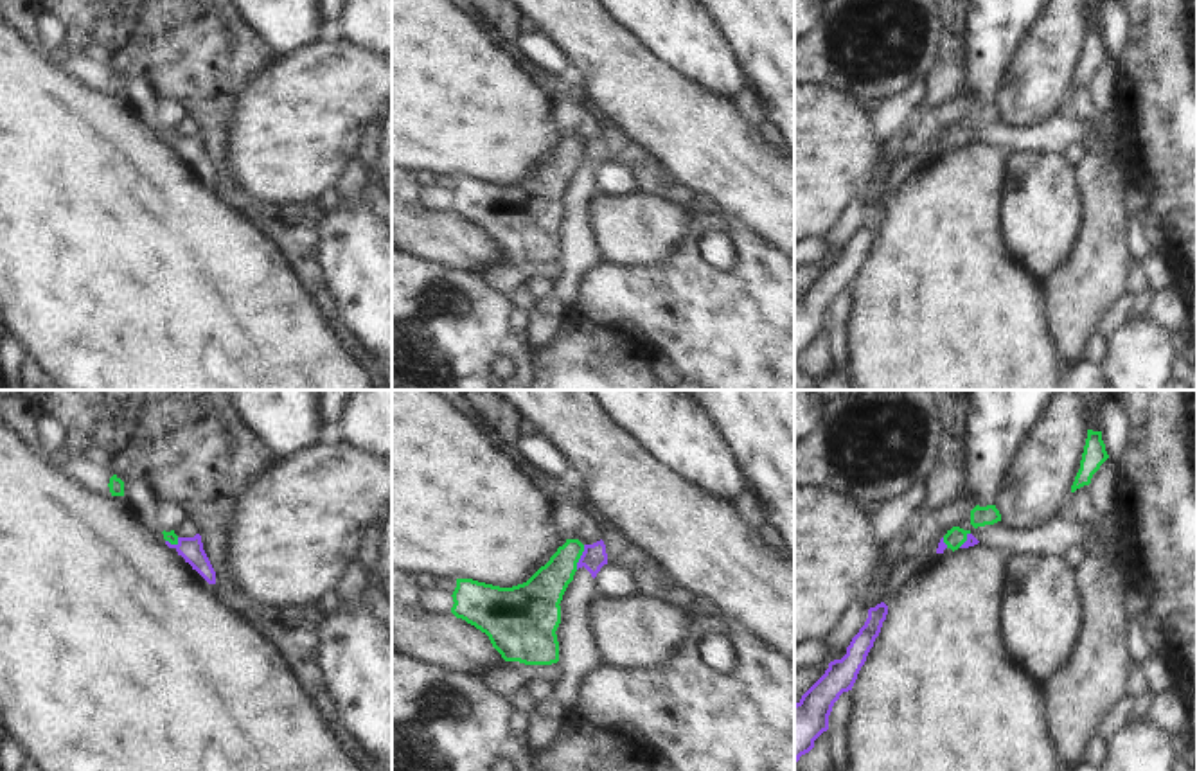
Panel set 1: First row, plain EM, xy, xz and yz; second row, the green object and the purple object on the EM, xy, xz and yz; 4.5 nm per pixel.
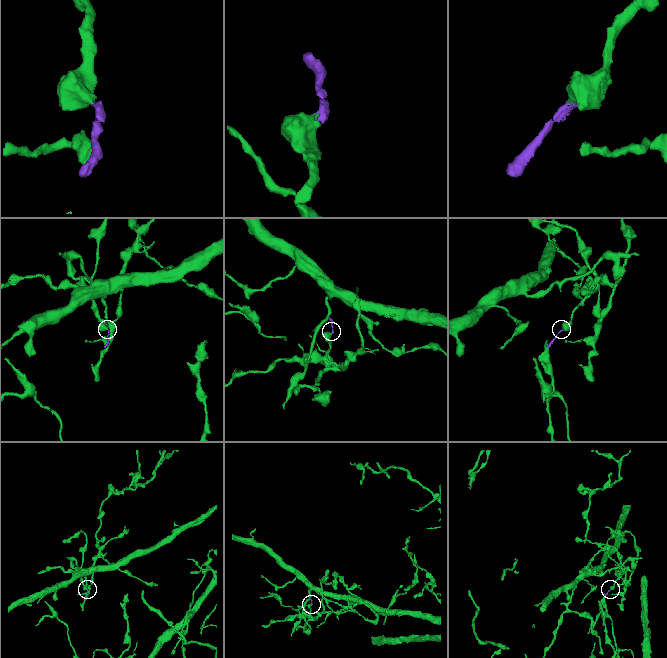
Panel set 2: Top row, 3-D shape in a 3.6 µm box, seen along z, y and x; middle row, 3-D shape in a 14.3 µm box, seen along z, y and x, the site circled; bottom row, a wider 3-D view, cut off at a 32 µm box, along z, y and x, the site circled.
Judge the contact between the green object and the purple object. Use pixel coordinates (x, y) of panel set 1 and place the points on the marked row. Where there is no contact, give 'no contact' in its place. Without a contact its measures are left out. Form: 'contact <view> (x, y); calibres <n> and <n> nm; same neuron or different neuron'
contact xz (579, 558); calibres 190 and 110 nm; same neuron

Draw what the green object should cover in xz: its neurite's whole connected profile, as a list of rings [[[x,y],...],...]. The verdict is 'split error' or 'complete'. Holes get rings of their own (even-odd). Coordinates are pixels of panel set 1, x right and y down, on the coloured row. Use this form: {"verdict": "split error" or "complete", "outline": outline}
{"verdict": "split error", "outline": [[[566,539],[563,546],[527,582],[500,588],[473,579],[457,579],[451,613],[485,633],[492,647],[505,661],[525,665],[552,665],[559,661],[557,627],[561,624],[561,600],[579,568],[586,568],[595,579],[607,564],[604,541],[582,545],[579,539]]]}

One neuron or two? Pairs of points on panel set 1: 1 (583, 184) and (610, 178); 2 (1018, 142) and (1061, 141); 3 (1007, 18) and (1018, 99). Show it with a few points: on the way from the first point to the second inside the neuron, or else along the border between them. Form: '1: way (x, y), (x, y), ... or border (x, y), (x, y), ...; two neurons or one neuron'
1: border (592, 177), (594, 194); two neurons
2: way (1028, 141), (1050, 141); one neuron
3: border (1034, 20), (1019, 40), (996, 96); two neurons

